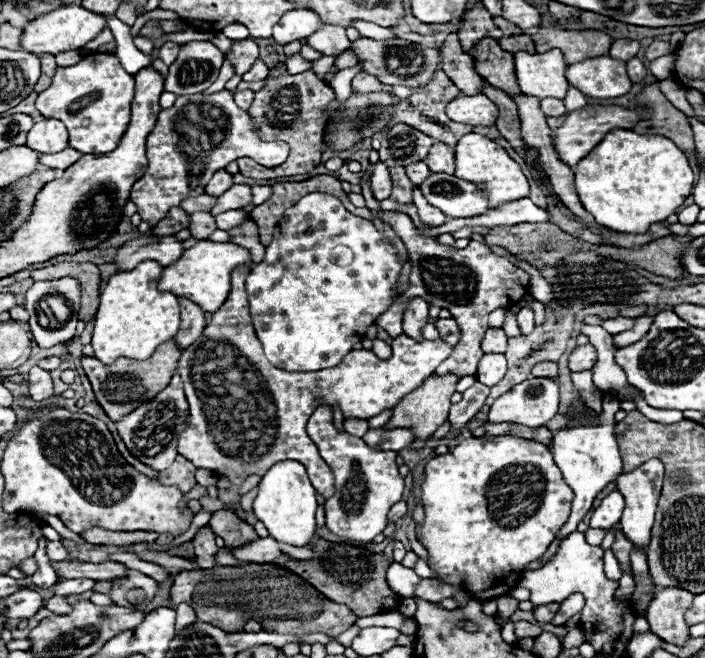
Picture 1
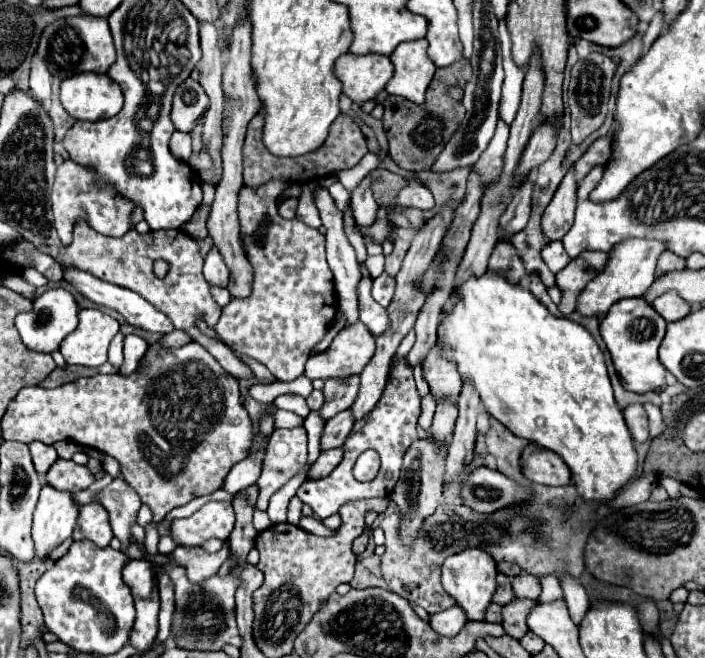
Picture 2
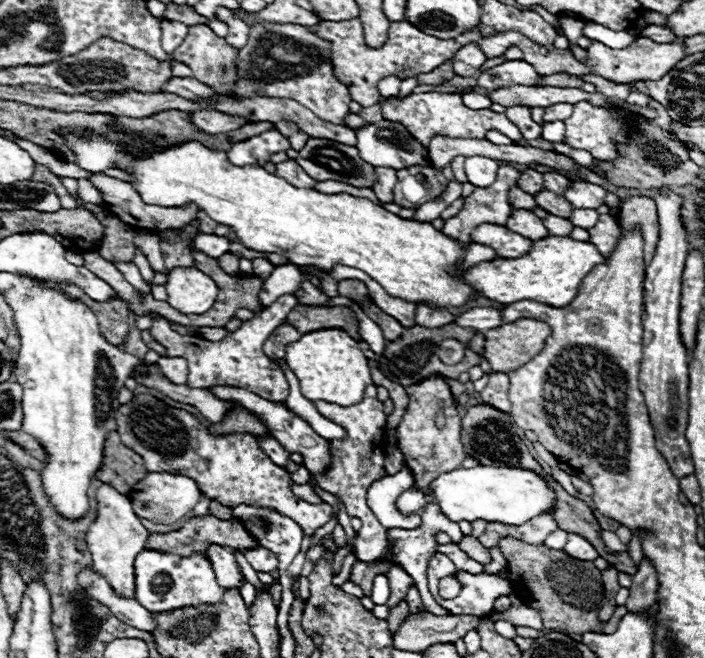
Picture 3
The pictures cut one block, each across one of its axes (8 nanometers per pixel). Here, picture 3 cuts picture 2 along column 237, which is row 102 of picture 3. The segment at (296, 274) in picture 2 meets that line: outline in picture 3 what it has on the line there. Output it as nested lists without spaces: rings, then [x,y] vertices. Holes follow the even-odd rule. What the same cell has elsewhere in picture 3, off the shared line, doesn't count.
[[[256,24],[250,26],[248,44],[238,50],[238,84],[234,96],[268,96],[292,98],[310,108],[322,120],[344,124],[348,104],[352,102],[348,88],[332,76],[330,44],[298,24]]]

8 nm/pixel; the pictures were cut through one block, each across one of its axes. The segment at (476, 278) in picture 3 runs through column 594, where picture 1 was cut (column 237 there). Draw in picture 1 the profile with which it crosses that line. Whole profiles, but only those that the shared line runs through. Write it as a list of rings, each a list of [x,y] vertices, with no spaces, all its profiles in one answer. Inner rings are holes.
[[[200,240],[196,246],[184,250],[184,254],[170,266],[166,266],[158,280],[160,292],[172,292],[180,298],[188,298],[204,312],[216,312],[230,292],[230,272],[240,264],[250,264],[250,252],[230,242]]]

